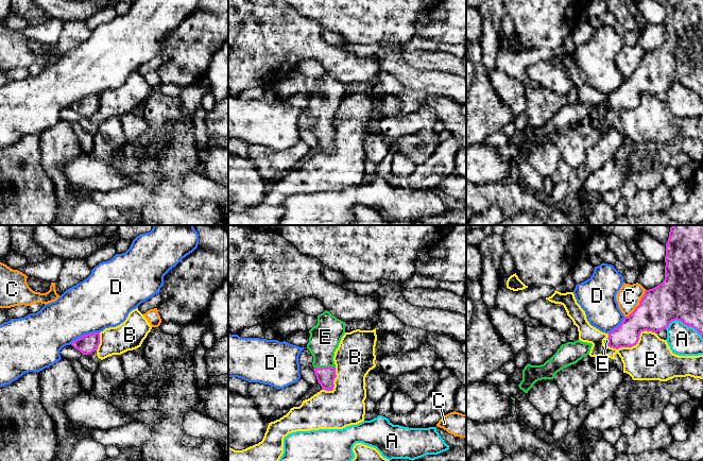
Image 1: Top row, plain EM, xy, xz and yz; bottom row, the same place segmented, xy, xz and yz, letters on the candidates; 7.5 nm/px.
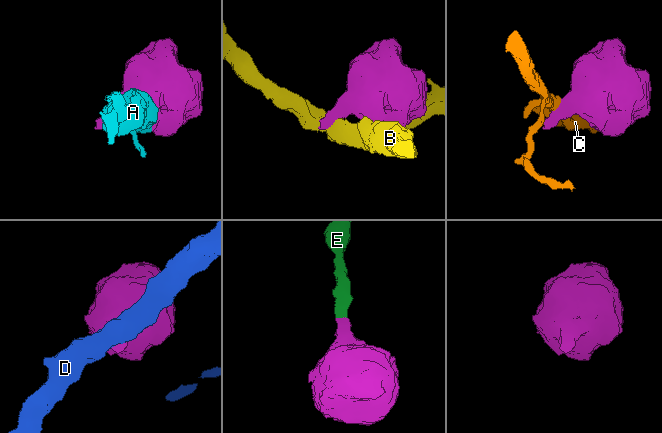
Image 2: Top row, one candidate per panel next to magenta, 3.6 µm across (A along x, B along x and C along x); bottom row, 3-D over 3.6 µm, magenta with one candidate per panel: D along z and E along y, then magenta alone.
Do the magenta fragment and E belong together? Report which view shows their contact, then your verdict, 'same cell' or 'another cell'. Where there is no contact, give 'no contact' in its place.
contact in xz; same cell

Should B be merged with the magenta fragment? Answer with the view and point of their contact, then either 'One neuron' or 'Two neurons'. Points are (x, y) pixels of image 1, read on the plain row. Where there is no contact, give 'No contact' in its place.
Touches magenta at yz (635, 106). Two neurons

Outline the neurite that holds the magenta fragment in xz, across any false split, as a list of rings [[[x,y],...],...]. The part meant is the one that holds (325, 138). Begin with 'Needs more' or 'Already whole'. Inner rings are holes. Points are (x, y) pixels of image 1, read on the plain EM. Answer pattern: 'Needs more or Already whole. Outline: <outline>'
Needs more. Outline: [[[325,72],[318,78],[318,86],[309,92],[307,110],[313,118],[313,133],[322,152],[332,153],[336,137],[335,114],[345,96],[345,84]]]

